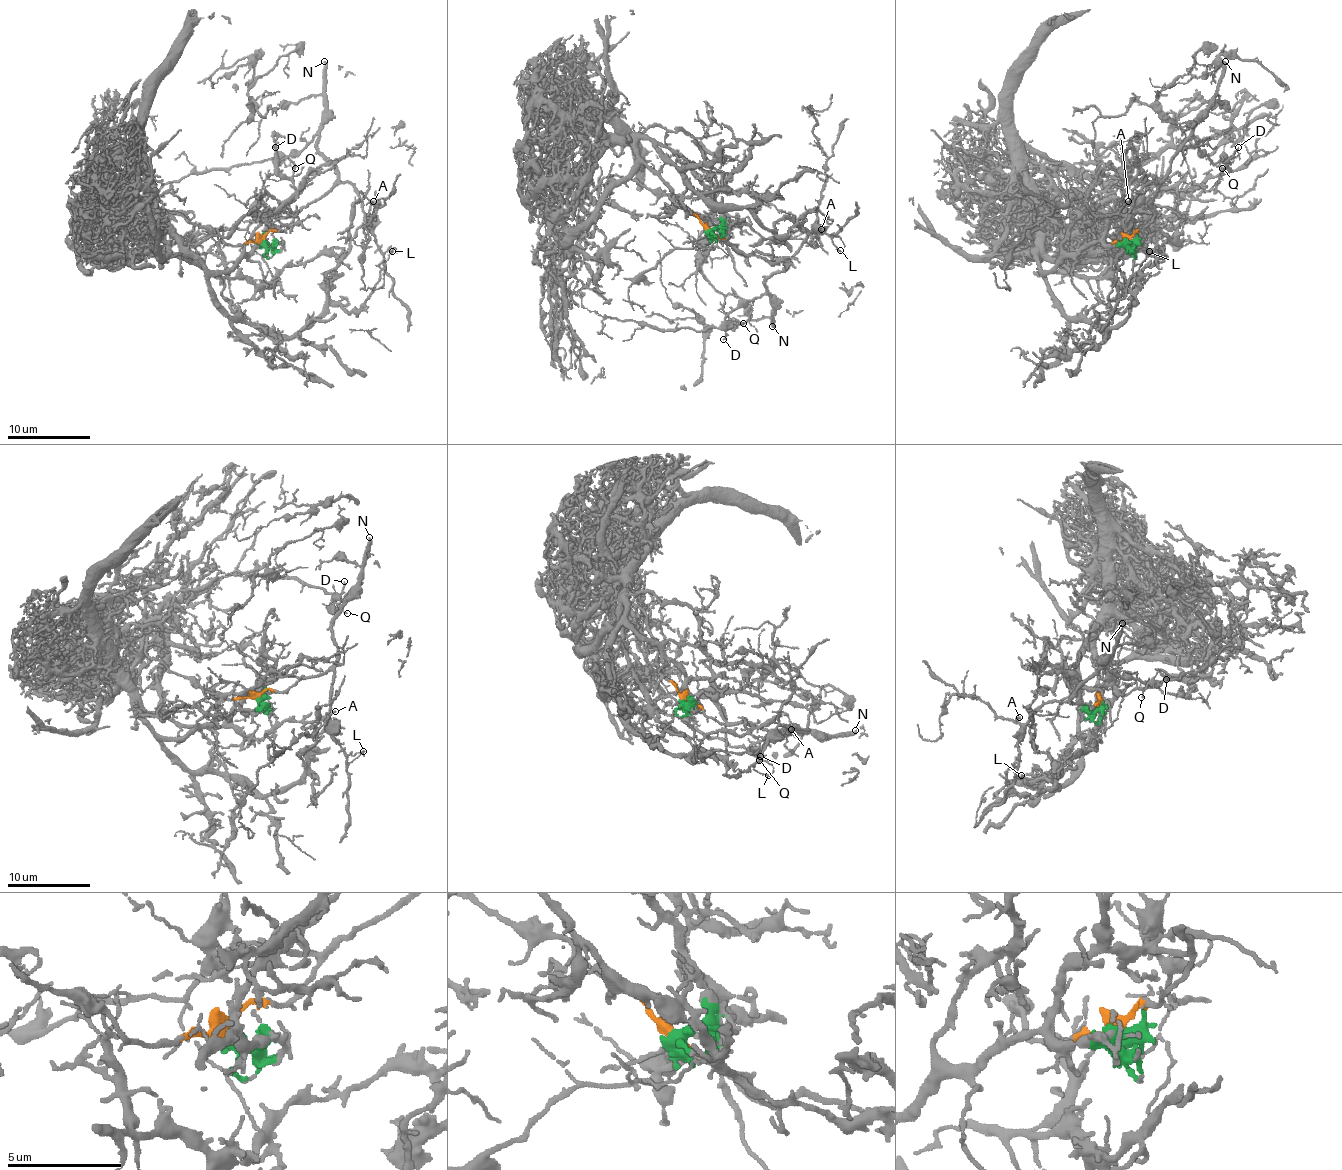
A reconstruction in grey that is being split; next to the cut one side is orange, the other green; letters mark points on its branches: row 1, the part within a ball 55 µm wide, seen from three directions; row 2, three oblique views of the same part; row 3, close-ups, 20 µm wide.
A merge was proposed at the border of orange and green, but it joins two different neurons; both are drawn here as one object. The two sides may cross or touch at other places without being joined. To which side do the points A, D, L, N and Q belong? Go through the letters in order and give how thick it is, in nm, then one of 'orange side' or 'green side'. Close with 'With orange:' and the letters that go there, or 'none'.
A: calibre 140 nm; orange side
D: calibre 130 nm; orange side
L: calibre 130 nm; orange side
N: calibre 300 nm; orange side
Q: calibre 70 nm; orange side
With orange: A, D, L, N, Q

